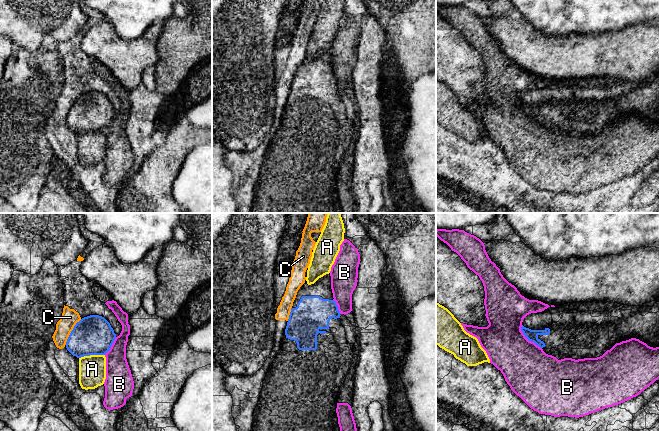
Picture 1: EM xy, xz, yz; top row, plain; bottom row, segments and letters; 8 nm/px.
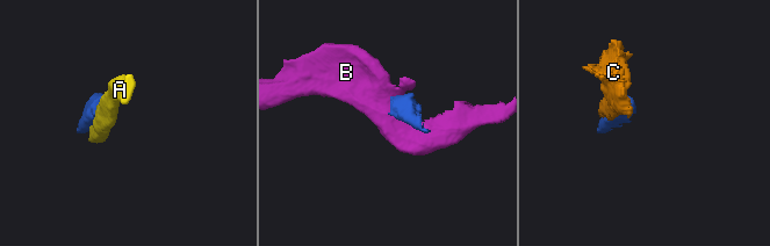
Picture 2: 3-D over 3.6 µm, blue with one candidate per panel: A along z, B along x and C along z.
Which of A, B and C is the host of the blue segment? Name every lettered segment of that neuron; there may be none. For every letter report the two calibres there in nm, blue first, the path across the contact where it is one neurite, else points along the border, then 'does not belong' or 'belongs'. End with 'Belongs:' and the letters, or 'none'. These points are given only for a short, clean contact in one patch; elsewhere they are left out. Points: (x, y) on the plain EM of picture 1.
A: calibres 320 and 220 nm; does not belong
B: calibres 100 and 400 nm; border yz (521, 101), (523, 110), (541, 124); does not belong
C: calibres 320 and 140 nm; border xy (81, 95), (74, 102), (65, 120); does not belong
Belongs: none

